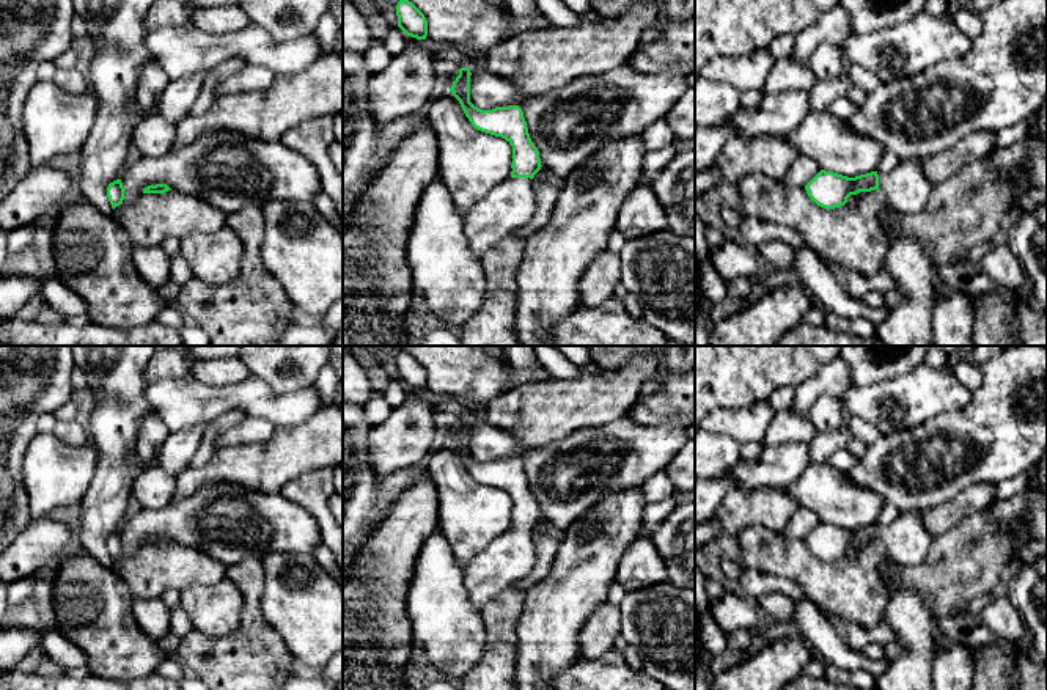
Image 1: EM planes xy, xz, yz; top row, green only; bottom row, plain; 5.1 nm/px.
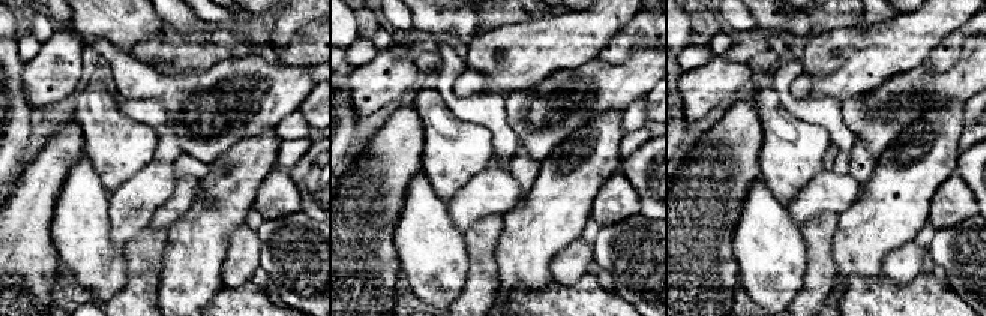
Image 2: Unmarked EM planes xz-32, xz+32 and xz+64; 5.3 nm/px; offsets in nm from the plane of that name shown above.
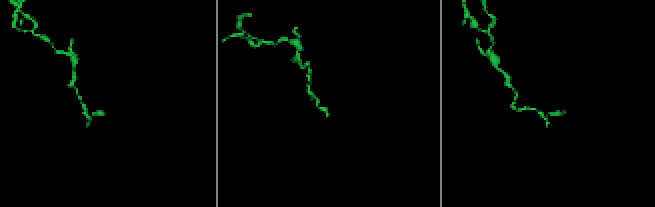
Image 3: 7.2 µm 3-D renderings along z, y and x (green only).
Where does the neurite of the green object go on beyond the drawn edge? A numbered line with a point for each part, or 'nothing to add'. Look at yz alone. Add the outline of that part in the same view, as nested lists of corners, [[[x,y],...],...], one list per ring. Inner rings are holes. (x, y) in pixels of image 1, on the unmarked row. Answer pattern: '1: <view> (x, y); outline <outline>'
1: yz (907, 541); outline [[[923,511],[899,512],[890,525],[879,528],[885,555],[898,564],[918,566],[926,561],[934,536],[928,531]]]

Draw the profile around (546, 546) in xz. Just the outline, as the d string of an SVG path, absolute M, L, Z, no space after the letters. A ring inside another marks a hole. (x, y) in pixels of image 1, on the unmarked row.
M541 522L535 527L531 536L536 547L535 566L528 577L524 577L512 585L517 591L524 594L535 582L544 578L549 574L560 544L555 538L552 538L541 528Z

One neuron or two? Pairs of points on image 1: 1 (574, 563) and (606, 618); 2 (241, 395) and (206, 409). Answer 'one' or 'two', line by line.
1: two
2: one

